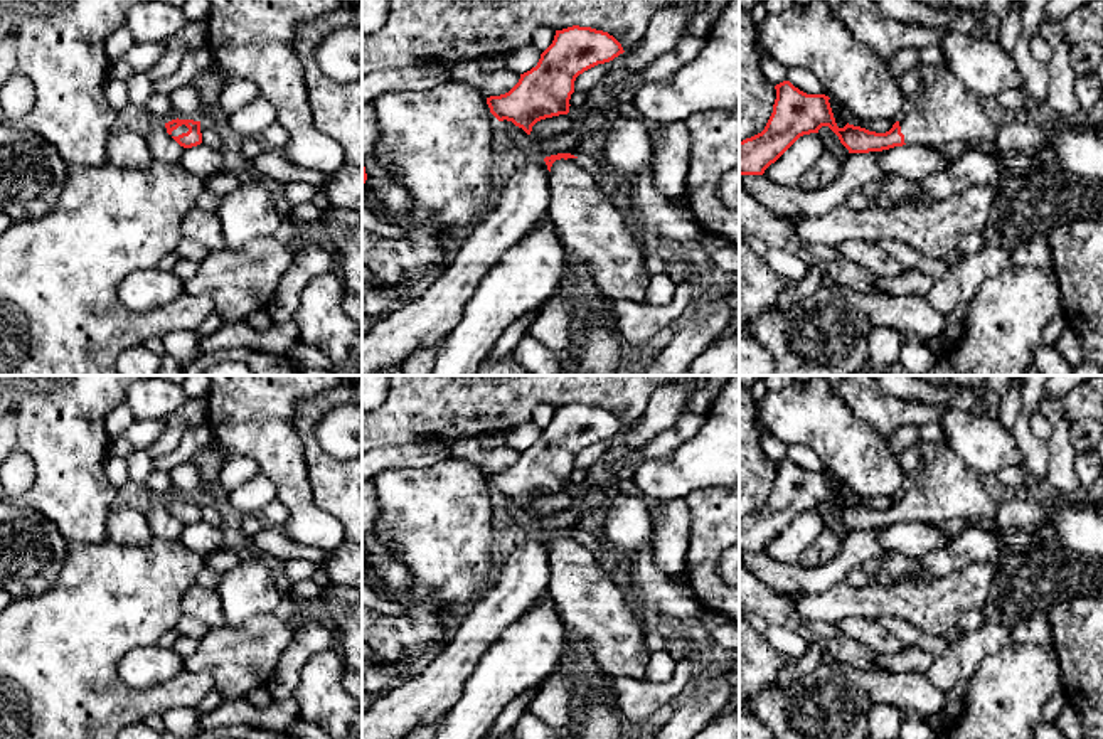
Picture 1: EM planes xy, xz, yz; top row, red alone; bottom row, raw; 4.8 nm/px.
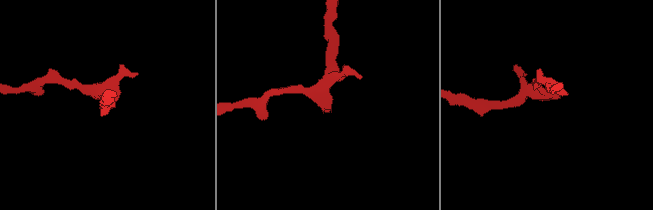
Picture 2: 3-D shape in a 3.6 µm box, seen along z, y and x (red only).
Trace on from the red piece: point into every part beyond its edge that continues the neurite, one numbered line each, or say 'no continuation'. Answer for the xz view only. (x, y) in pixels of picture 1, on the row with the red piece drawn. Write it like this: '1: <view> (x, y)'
1: xz (603, 241)

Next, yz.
1: yz (945, 111)

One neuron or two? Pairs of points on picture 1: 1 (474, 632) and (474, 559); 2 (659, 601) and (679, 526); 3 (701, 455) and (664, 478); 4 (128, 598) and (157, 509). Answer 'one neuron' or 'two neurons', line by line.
1: two neurons
2: one neuron
3: one neuron
4: two neurons

